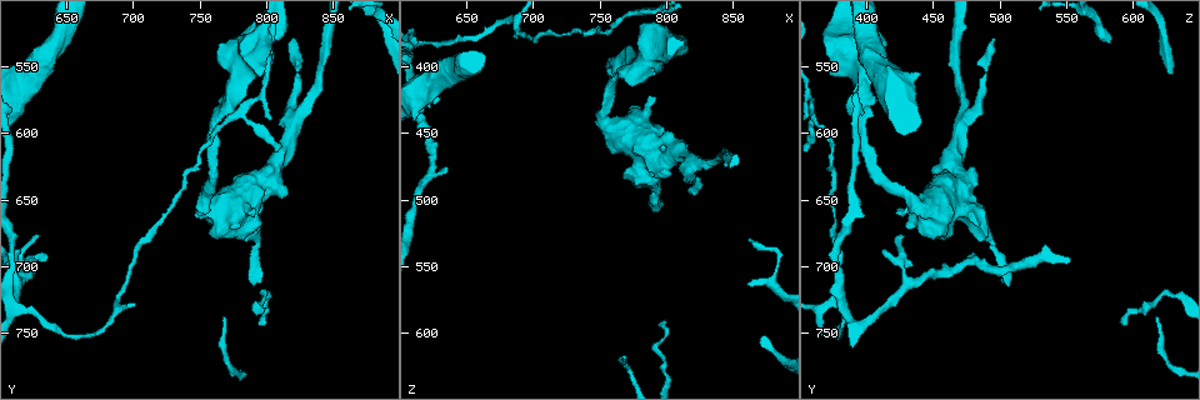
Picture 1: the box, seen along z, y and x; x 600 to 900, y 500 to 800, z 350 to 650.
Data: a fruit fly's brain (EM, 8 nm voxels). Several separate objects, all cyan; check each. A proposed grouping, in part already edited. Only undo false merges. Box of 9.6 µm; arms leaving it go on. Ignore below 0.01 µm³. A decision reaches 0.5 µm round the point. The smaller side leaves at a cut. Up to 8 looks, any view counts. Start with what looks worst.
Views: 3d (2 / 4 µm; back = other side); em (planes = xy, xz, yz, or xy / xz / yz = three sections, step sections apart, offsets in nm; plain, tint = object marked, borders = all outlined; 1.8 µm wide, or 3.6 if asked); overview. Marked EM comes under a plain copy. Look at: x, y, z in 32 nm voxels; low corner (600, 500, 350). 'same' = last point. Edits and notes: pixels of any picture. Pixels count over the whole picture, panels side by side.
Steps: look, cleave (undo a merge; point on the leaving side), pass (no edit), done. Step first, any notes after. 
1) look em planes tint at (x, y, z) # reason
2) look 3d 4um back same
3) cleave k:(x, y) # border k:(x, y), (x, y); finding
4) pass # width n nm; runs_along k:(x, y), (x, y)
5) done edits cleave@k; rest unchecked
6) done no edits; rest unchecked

look em 3.6um xz step 4 tint at (824, 554, 488) # thin neck

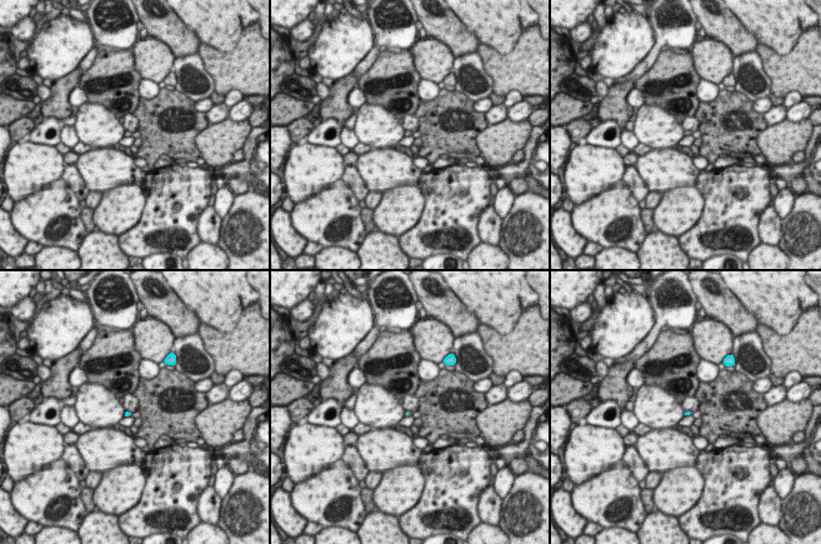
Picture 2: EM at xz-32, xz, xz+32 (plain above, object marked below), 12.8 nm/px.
look em 3.6um planes tint same # cut it another way

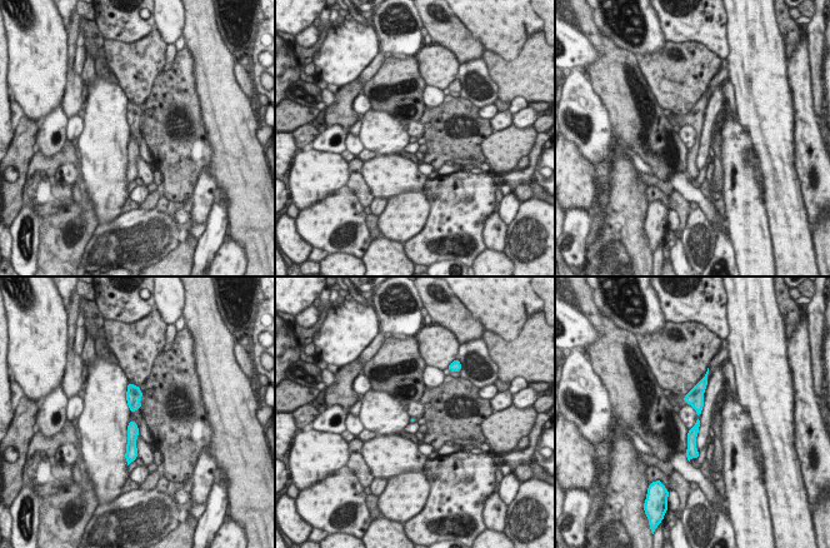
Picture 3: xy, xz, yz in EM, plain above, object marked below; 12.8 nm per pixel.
pass # one neuron here

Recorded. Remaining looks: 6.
look 3d 2um at (800, 720, 624) # abrupt turn

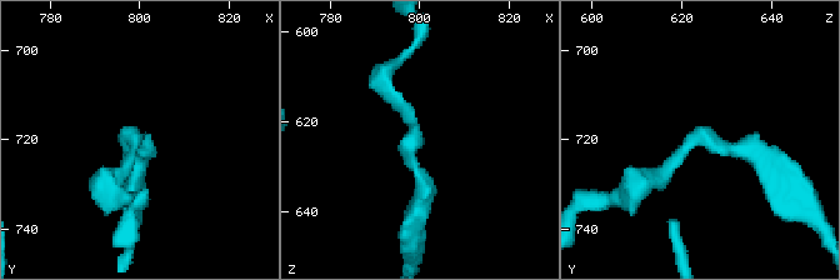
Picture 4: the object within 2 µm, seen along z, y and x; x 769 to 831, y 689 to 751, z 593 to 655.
look em planes tint at (799, 719, 626) # arm_widths 190, 220 nm

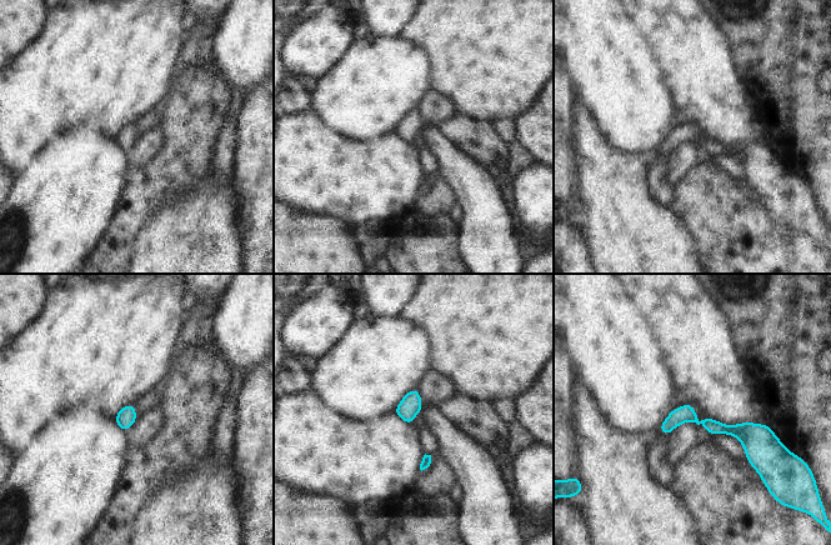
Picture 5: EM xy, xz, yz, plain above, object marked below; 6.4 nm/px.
pass # width 120 nm; all the same neuron

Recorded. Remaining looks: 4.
look 3d 4um back at (782, 646, 456) # sharp bend

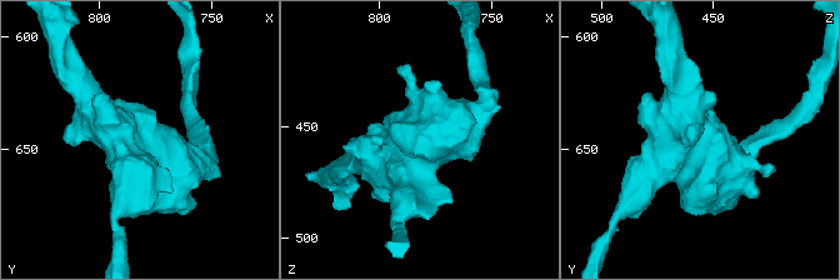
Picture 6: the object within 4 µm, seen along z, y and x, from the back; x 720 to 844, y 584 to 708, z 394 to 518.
look em 3.6um planes tint at (782, 646, 456)

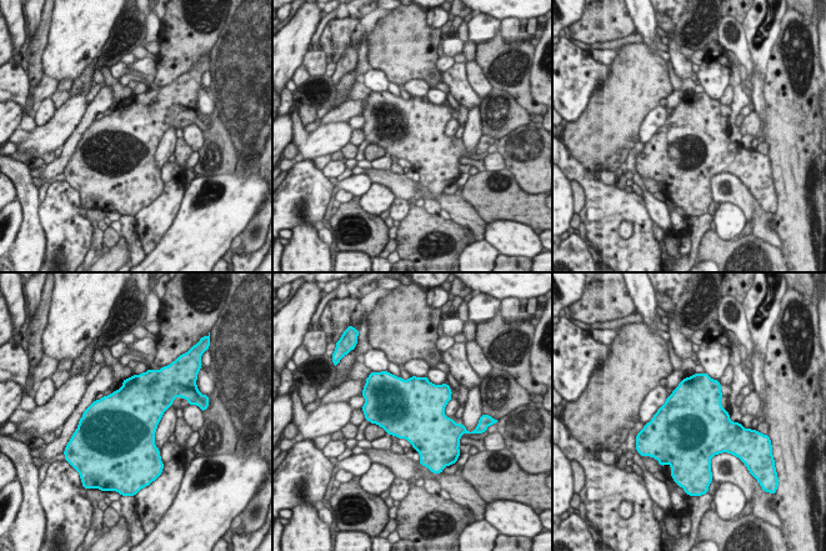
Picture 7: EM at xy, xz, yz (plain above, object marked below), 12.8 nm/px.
pass # all the same neuron

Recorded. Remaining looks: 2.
done no edits; rest unchecked

